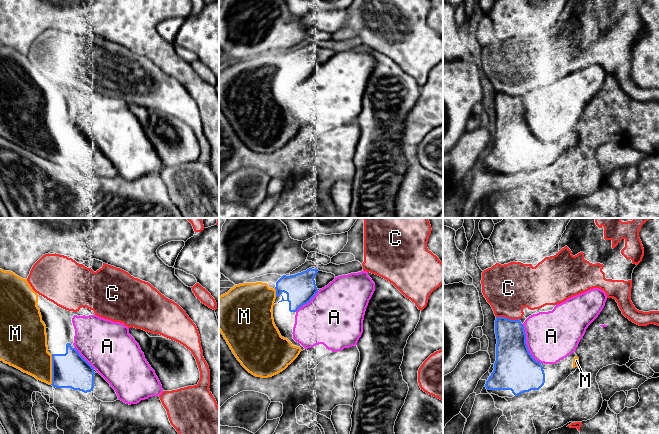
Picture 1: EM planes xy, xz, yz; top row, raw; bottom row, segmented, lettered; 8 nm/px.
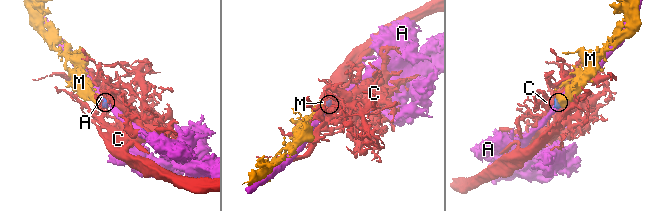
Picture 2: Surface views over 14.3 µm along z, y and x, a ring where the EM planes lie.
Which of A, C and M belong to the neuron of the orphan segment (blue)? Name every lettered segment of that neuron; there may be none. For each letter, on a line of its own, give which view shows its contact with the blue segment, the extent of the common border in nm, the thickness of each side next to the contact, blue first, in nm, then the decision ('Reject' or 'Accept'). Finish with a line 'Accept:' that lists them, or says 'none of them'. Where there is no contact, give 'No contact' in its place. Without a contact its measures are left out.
A: Touches blue in yz. Shared border 360 nm. Thickness 340 nm (blue) against 400 nm. Reject
C: Touches blue in yz. Shared border 190 nm. Thickness 260 nm (blue) against 380 nm. Reject
M: Touches blue in xy. Shared border 240 nm. Thickness 280 nm (blue) against 320 nm. Accept
Accept: M

